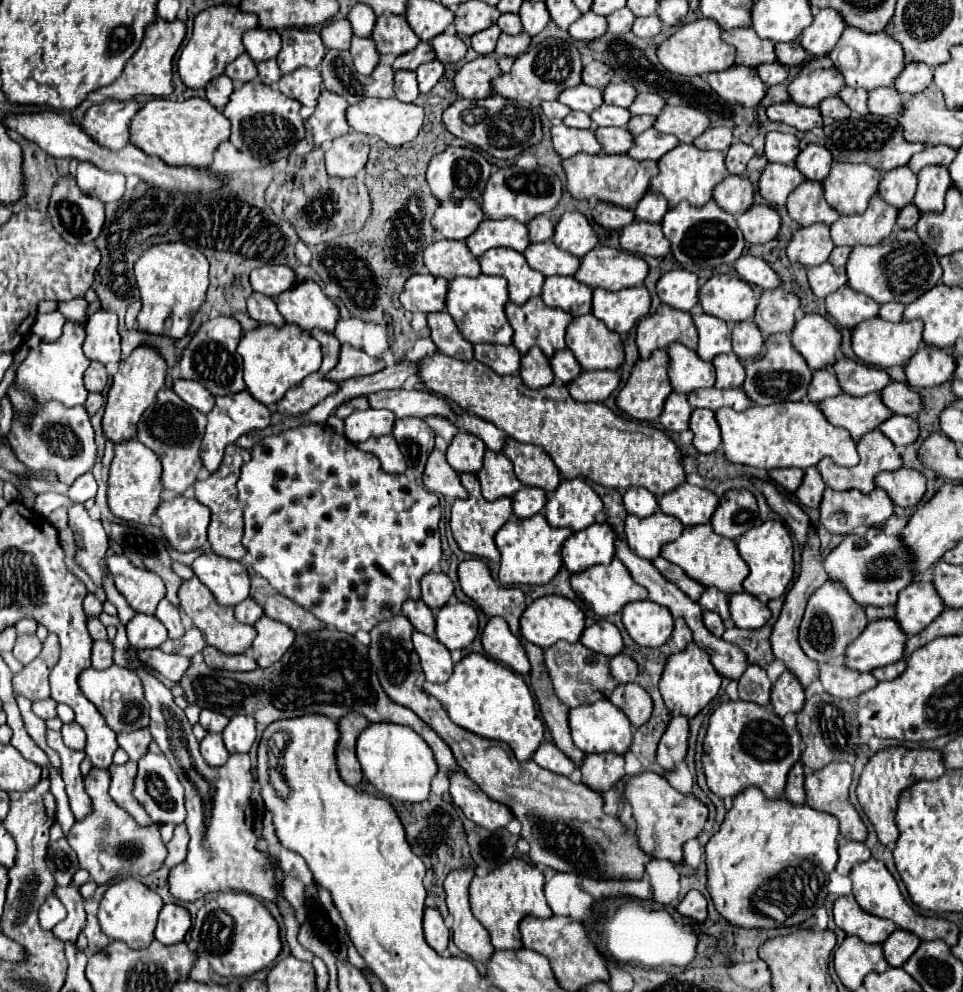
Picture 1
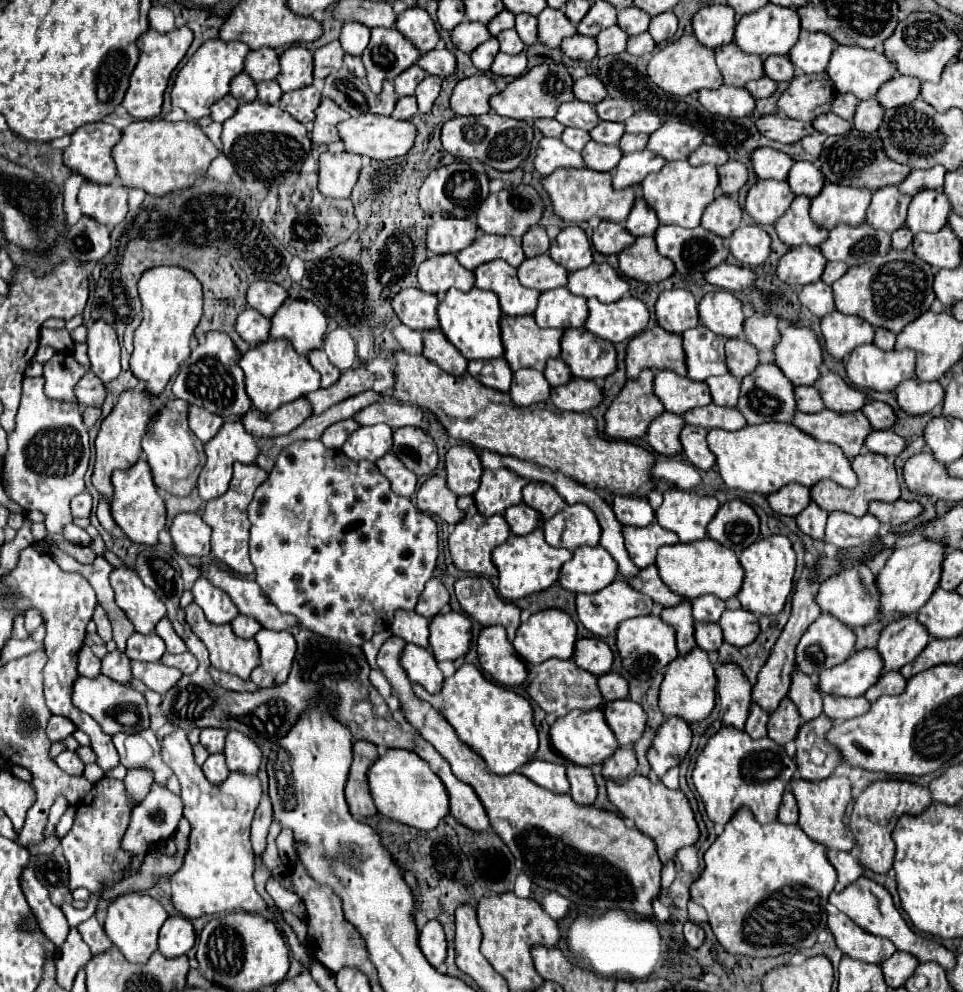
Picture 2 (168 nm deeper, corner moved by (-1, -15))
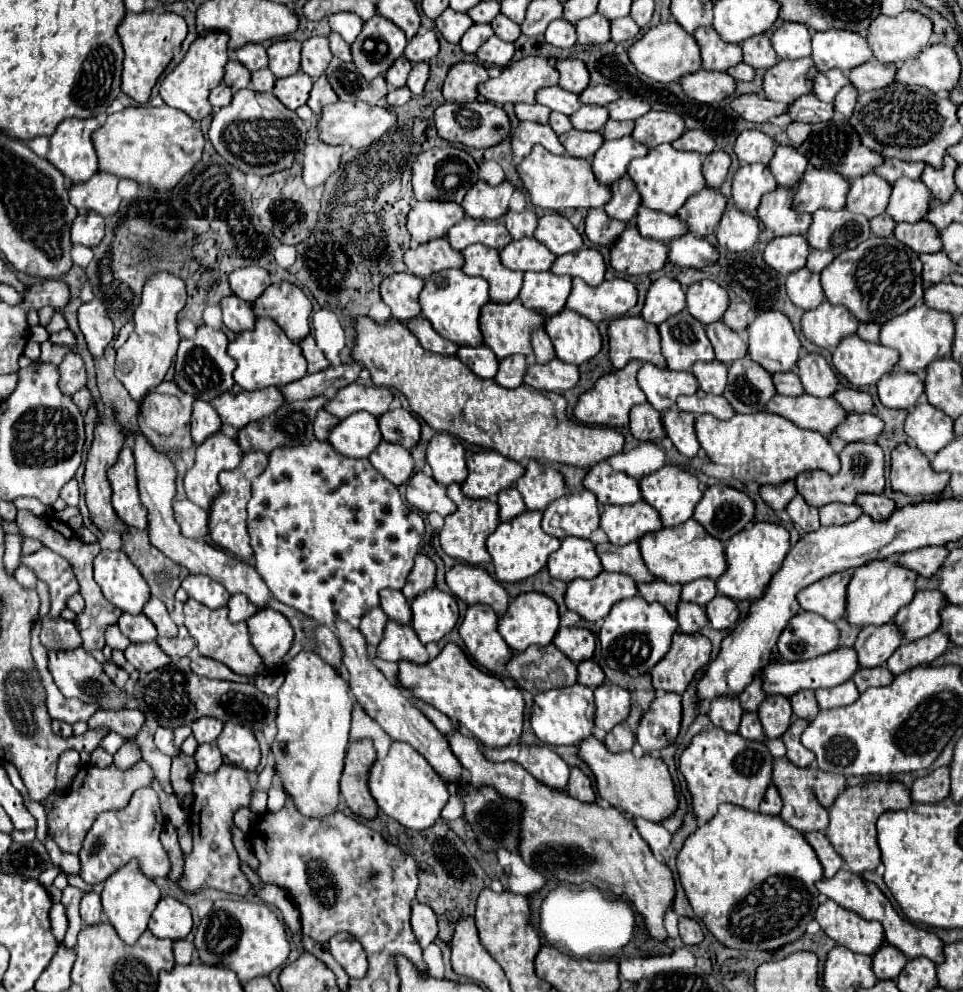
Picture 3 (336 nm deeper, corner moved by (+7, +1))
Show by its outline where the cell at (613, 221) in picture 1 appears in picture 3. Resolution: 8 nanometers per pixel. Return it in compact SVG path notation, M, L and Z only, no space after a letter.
M591 208L585 218L585 234L593 244L599 246L613 244L617 236L621 236L625 226L627 226L625 222L609 218L603 208Z

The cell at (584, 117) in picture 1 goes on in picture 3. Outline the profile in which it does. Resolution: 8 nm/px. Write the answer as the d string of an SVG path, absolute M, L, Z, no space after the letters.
M551 112L551 118L549 118L549 126L557 132L557 134L563 134L563 132L569 132L573 128L569 116L561 114L561 112Z

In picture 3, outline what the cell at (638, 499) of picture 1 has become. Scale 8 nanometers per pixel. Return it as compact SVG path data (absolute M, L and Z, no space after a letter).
M609 462L595 464L583 480L583 486L595 492L599 504L635 504L641 500L639 482L625 472L617 472L609 466Z

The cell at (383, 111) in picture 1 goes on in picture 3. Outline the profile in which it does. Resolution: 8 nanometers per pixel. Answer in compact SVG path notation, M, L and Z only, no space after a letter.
M335 102L323 108L319 138L325 144L333 144L333 146L339 144L339 146L351 146L351 148L365 148L377 138L381 138L395 124L397 124L397 116L389 108L371 106L367 102Z

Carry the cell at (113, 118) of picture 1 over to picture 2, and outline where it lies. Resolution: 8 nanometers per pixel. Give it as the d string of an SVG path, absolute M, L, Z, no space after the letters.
M93 122L71 134L71 144L63 150L63 164L95 184L109 184L117 172L111 158L113 146L121 140L121 130L107 122Z

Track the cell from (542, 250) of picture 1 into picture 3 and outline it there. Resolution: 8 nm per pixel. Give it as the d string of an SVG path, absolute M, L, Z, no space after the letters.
M521 238L513 240L509 246L505 246L501 252L501 262L511 270L527 272L543 272L551 269L557 256L549 252L541 242L535 238Z

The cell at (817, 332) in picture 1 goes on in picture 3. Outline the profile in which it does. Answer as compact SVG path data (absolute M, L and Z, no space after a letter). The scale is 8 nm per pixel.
M761 312L747 332L751 360L761 364L771 374L795 370L801 342L783 312Z

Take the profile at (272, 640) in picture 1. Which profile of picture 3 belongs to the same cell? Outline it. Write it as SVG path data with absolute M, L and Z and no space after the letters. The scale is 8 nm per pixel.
M261 608L247 620L247 626L251 644L263 658L263 666L271 672L279 670L293 642L293 628L289 620L273 608Z

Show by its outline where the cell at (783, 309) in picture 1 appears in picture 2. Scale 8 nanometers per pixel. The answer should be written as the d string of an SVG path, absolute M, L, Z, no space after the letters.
M755 312L743 324L743 336L749 344L753 344L759 352L759 362L773 360L773 346L779 340L779 320L771 314Z

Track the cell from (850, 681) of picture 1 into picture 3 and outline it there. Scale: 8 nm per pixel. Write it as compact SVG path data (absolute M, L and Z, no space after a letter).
M847 680L841 686L835 686L835 688L815 690L815 696L817 696L819 708L825 710L825 708L839 708L839 706L853 704L859 698L859 692L857 692L855 682Z

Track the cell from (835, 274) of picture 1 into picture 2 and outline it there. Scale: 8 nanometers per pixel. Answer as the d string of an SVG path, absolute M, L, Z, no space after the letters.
M823 282L803 286L801 292L799 292L799 302L803 306L807 306L809 312L817 318L823 318L823 316L827 316L835 310L833 290L831 290L831 286L823 284Z

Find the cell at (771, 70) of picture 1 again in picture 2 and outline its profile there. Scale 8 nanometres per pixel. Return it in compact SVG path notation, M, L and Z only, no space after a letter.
M763 76L763 78L759 78L759 80L753 80L753 82L745 84L745 88L747 88L747 92L749 92L751 96L755 96L755 98L769 98L769 96L775 92L775 82L769 80L767 76Z

